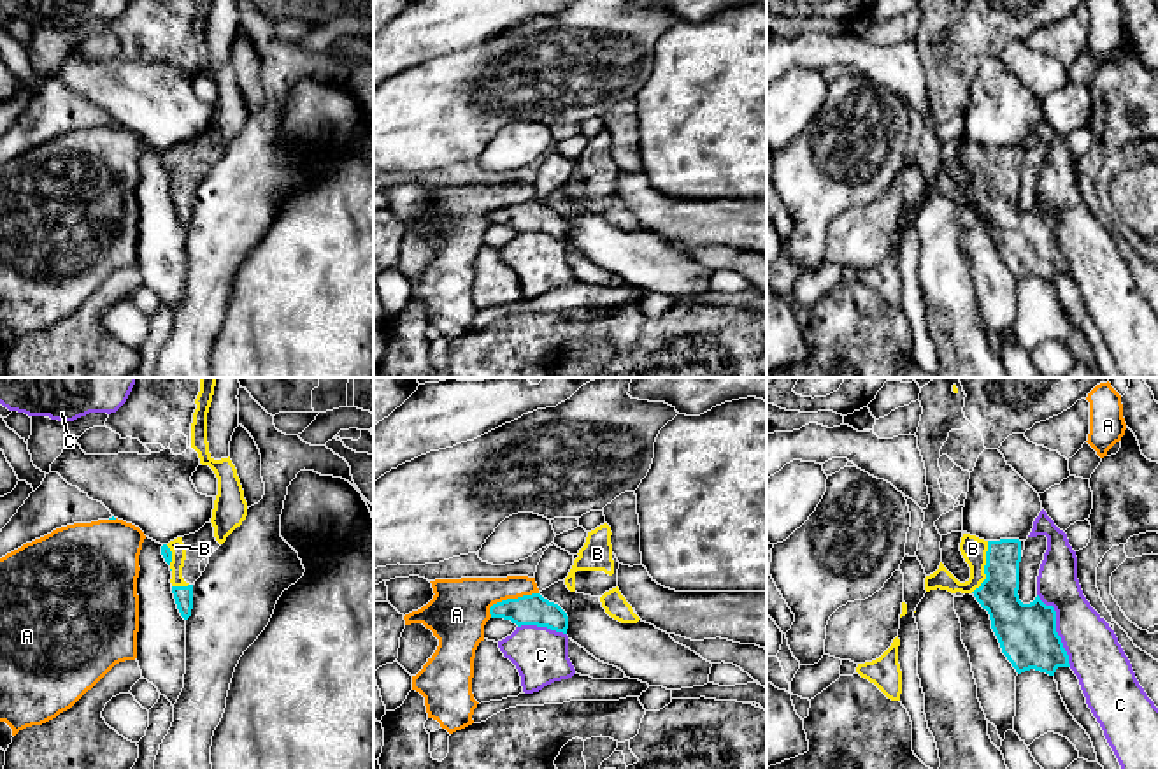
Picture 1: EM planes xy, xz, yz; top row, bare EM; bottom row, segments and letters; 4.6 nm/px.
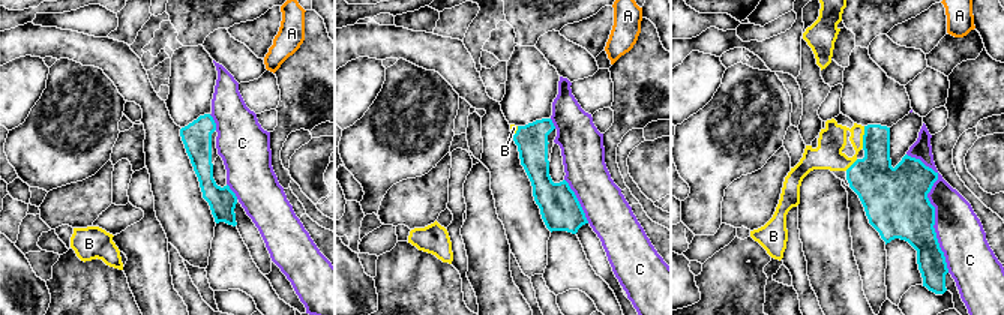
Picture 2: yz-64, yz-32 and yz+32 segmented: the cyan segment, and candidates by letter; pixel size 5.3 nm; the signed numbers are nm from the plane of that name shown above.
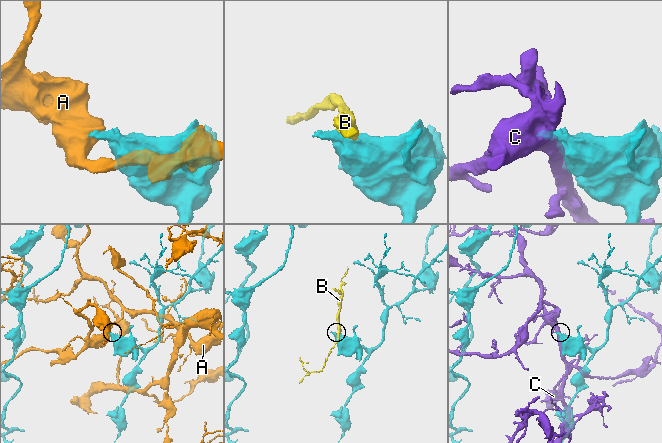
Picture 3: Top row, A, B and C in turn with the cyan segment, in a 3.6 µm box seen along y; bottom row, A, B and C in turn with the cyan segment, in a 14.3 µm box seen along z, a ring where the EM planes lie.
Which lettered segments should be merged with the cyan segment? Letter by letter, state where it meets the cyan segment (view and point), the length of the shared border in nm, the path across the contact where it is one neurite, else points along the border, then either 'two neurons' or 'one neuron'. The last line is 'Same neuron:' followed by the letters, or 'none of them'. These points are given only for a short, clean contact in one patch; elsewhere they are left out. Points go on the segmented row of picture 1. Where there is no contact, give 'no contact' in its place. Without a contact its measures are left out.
A: contact xz (511, 599); length 260 nm; two neurons
B: contact yz (985, 567); length 260 nm; way yz (997, 594), (993, 576), (985, 567), (972, 548); one neuron
C: contact yz (1055, 629); length 360 nm; two neurons
Same neuron: B

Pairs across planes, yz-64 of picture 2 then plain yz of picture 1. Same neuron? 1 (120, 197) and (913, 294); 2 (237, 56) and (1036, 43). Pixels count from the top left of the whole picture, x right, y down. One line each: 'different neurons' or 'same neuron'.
1: same neuron
2: different neurons

